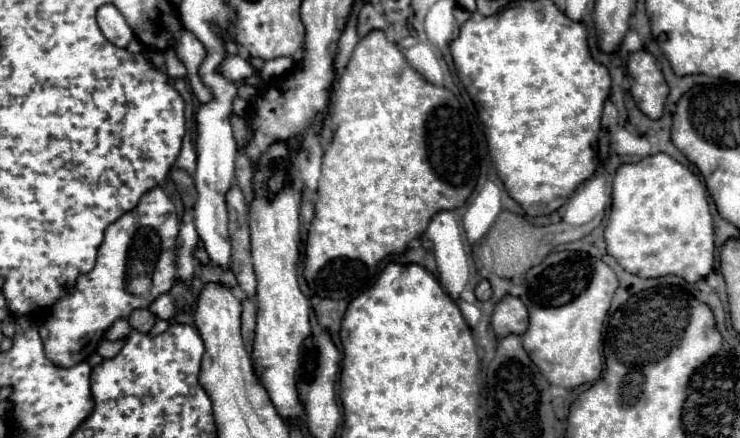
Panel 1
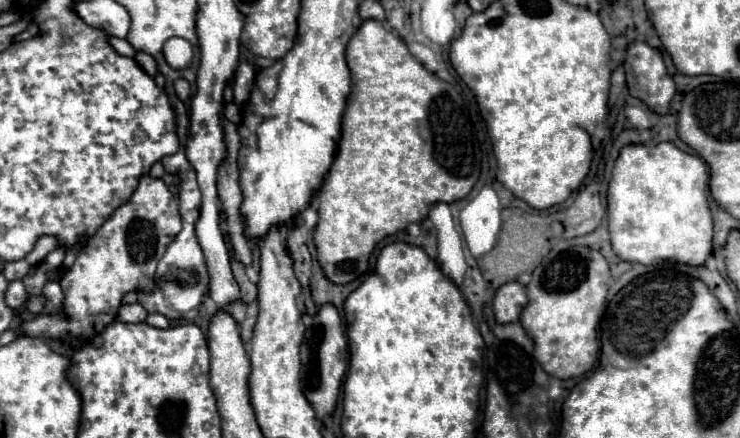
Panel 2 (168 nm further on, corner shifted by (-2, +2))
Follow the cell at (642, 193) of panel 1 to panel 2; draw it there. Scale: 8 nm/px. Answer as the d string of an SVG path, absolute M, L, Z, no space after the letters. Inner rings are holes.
M671 143L627 145L615 163L607 193L611 245L619 259L641 265L661 265L665 261L691 267L705 265L713 249L713 217L707 203L709 169L699 155L685 153Z

